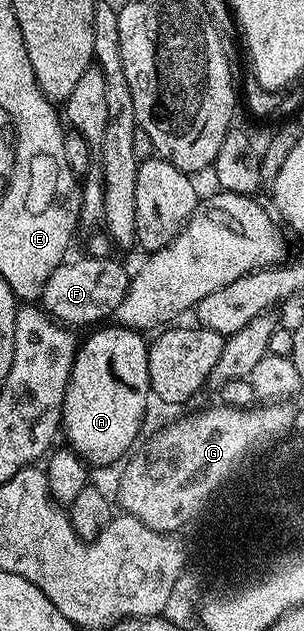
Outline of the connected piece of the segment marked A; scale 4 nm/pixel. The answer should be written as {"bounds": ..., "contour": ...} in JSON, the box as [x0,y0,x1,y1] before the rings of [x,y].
{"bounds":[61,327,151,469],"contour":[[[98,327],[93,330],[98,332],[80,341],[61,411],[68,447],[94,469],[115,463],[129,447],[132,449],[138,443],[145,407],[151,401],[146,337],[135,328],[105,327]]]}

